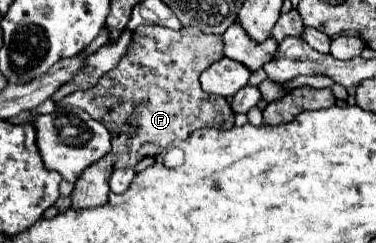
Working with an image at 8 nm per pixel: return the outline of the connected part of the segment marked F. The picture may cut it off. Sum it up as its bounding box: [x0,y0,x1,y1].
[60,26,234,210]

